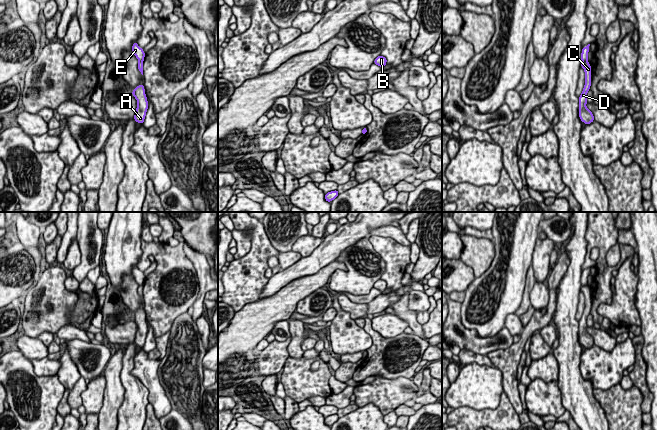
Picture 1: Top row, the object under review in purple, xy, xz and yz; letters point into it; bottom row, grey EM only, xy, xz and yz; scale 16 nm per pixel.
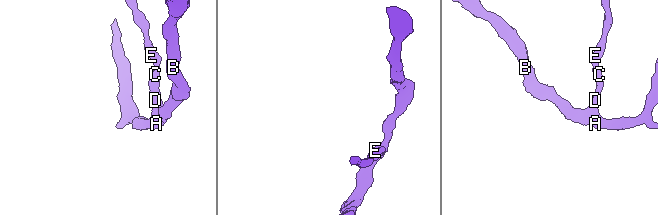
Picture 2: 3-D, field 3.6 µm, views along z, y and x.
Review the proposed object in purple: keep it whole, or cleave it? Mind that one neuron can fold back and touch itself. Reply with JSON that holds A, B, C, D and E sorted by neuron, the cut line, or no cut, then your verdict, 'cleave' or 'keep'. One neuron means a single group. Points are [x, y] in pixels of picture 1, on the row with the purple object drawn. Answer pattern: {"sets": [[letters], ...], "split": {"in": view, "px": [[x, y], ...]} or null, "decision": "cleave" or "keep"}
{"sets": [["A", "B", "C", "D", "E"]], "split": null, "decision": "keep"}

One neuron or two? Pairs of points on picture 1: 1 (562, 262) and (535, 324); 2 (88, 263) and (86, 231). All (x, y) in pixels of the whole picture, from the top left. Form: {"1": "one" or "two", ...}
{"1": "one", "2": "one"}

